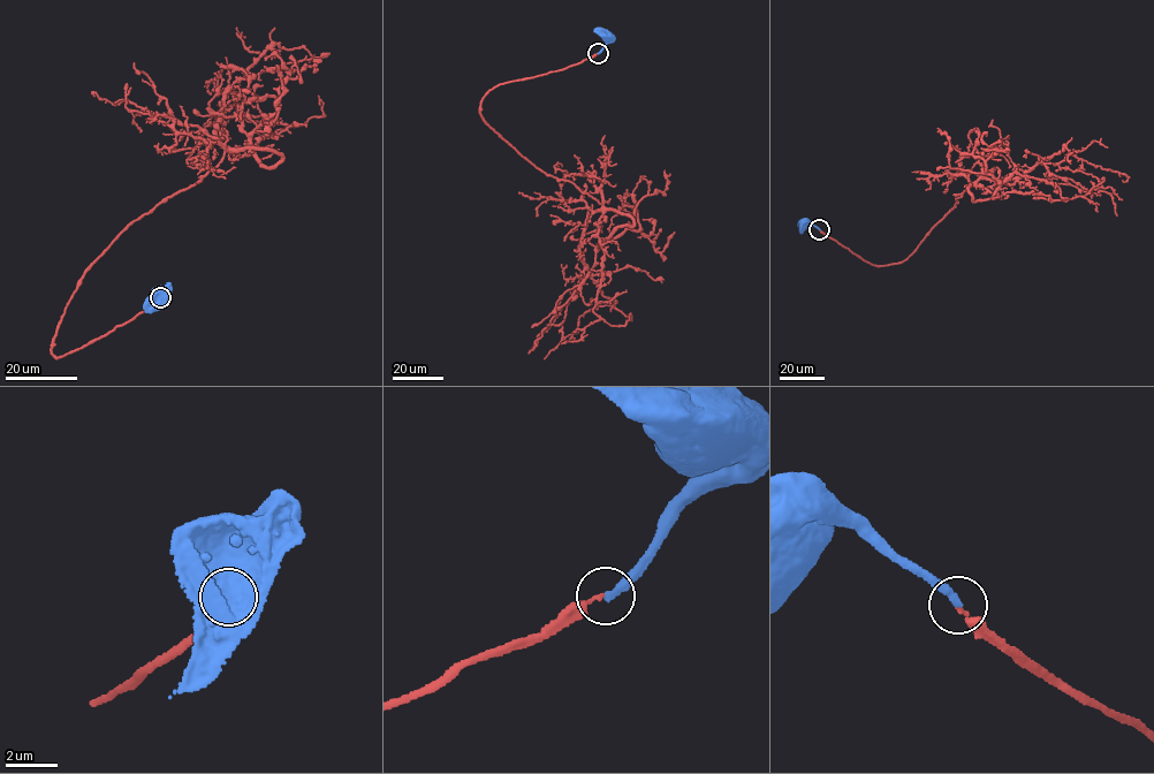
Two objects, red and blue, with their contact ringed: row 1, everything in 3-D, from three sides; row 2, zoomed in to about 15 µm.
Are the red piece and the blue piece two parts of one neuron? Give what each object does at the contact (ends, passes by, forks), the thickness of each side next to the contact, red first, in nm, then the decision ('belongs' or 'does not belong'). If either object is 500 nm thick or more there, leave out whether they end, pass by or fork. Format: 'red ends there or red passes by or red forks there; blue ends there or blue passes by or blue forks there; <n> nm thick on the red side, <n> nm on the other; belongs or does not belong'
red ends there; blue ends there; 140 nm thick on the red side, 300 nm on the other; belongs

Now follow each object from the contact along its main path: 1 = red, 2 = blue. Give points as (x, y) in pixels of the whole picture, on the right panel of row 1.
1: (819, 229), (870, 263), (891, 264), (916, 249), (970, 183), (973, 200), (987, 199), (1014, 173), (1100, 195)
2: (820, 229), (803, 224)

